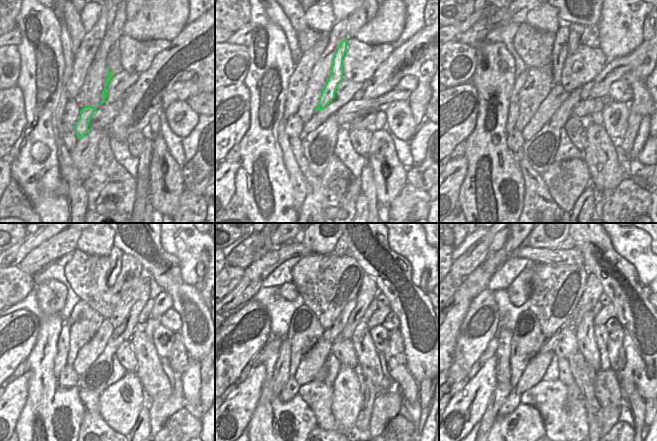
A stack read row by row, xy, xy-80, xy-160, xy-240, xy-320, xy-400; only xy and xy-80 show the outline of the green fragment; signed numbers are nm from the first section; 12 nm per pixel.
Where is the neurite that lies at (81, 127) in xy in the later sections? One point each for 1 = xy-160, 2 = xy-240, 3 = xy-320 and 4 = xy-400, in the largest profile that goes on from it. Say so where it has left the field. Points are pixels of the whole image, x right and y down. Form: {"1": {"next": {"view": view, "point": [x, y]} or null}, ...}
{"1": {"next": {"view": "xy-160", "point": [559, 54]}}, "2": {"next": {"view": "xy-240", "point": [115, 257]}}, "3": {"next": {"view": "xy-320", "point": [341, 248]}}, "4": {"next": {"view": "xy-400", "point": [568, 243]}}}

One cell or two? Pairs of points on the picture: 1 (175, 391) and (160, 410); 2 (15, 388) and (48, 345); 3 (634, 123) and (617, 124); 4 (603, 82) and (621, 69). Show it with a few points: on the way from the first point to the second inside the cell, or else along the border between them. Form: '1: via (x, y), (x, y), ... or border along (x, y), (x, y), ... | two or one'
1: via (174, 396), (165, 405) | one
2: border along (31, 369), (27, 392) | two
3: border along (630, 111), (627, 130), (622, 137) | two
4: via (607, 78), (617, 69) | one

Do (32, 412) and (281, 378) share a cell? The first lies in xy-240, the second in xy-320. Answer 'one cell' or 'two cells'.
two cells

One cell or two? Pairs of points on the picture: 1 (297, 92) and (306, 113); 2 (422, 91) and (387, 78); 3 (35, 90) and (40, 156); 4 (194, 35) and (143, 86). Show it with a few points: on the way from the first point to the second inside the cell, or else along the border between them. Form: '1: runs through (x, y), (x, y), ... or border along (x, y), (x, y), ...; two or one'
1: border along (309, 79), (299, 108), (295, 112); two
2: runs through (422, 80), (414, 72), (398, 74); one
3: runs through (38, 106), (40, 140); one
4: runs through (180, 47), (152, 74); one

